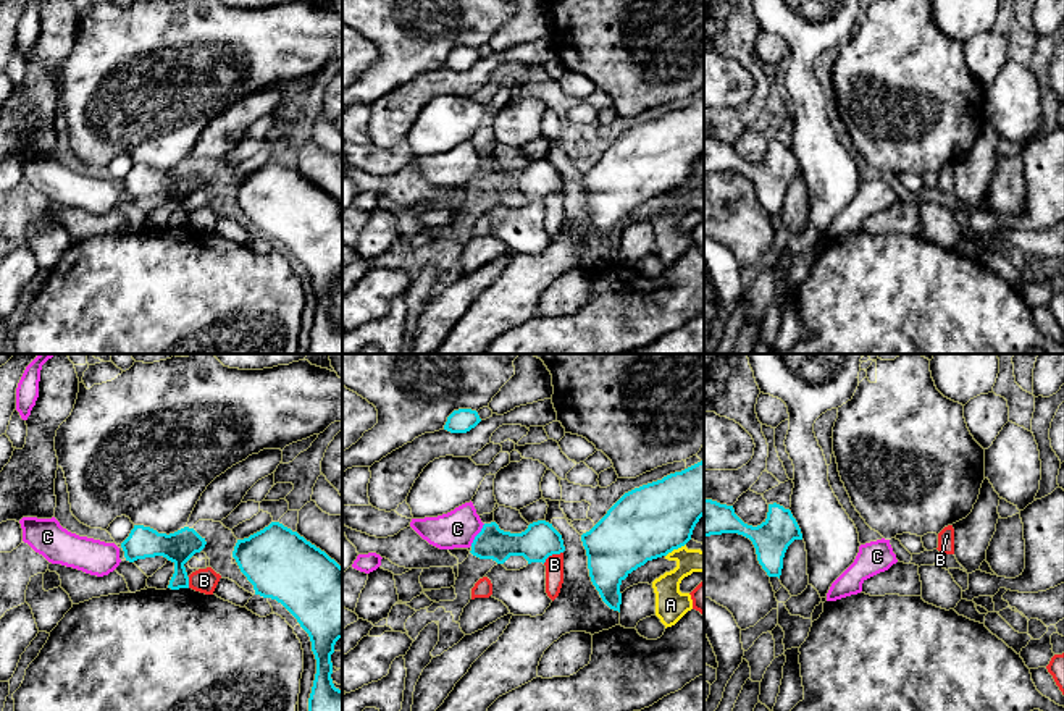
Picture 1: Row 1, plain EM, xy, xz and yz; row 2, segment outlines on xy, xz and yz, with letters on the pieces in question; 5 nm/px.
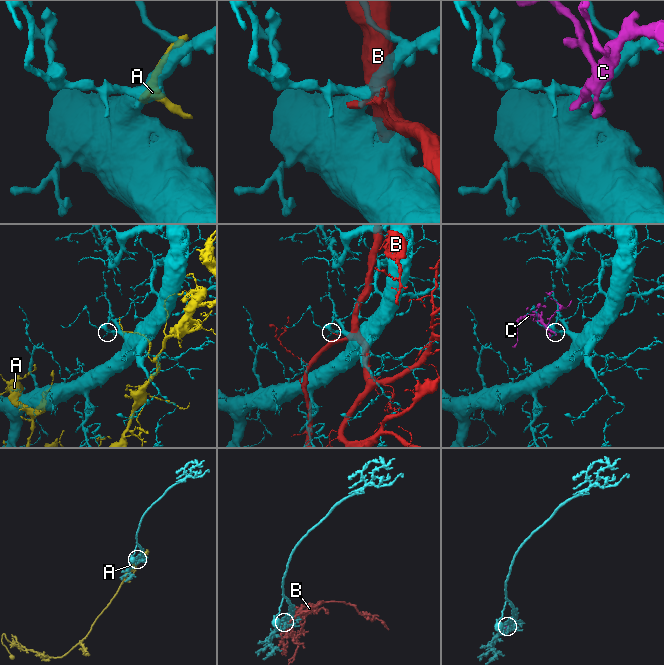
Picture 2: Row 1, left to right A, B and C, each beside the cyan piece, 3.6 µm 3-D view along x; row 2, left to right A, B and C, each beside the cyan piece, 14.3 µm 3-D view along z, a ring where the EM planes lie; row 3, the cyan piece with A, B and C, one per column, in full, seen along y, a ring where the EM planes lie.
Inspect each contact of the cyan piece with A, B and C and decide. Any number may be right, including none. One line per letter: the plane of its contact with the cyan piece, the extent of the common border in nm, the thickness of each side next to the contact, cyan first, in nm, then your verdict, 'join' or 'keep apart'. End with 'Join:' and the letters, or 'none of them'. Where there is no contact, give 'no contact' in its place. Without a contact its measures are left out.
A: meets cyan in xz; contact 120 nm long; 360 nm thick on the cyan side, 130 nm on the other; keep apart
B: meets cyan in xz; contact 120 nm long; 180 nm thick on the cyan side, 100 nm on the other; keep apart
C: meets cyan in xz; contact 130 nm long; 160 nm thick on the cyan side, 190 nm on the other; join
Join: C

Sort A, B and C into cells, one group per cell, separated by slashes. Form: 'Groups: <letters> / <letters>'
Groups: A / B / C

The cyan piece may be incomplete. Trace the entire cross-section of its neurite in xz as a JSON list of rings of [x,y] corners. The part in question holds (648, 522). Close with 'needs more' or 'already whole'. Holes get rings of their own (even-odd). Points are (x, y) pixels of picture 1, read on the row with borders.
[[[704,461],[625,493],[607,514],[581,535],[589,577],[602,601],[620,612],[622,582],[647,561],[685,546],[704,515]]]; already whole

